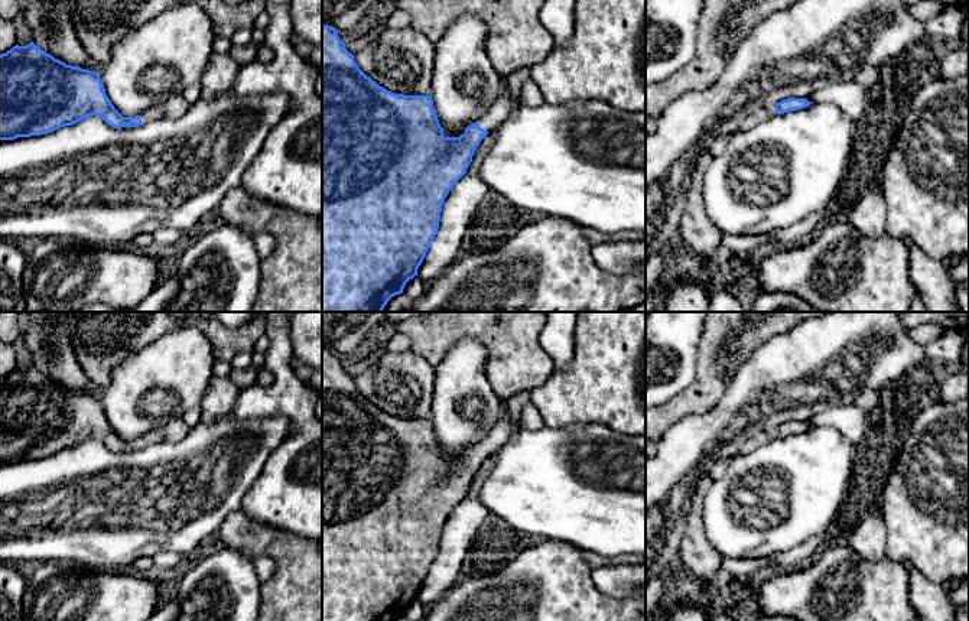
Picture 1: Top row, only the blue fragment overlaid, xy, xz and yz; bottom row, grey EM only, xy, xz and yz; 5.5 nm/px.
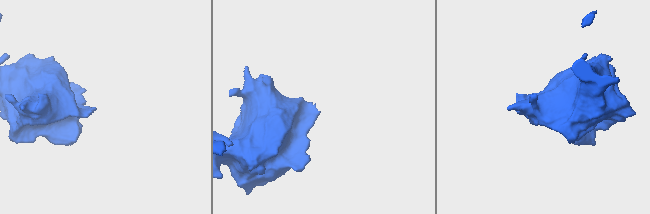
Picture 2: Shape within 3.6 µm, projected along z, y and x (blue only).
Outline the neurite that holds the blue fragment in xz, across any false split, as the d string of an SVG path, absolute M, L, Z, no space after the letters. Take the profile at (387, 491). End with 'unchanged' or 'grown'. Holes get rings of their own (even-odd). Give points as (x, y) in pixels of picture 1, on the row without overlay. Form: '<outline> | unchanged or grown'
M322 347L322 621L393 621L396 618L403 617L406 607L417 599L417 592L422 588L436 556L439 552L442 529L445 521L448 520L452 510L466 497L469 487L472 485L472 479L479 469L481 464L494 452L497 452L510 436L511 430L511 419L504 412L504 414L485 432L484 438L477 446L472 446L464 458L459 461L445 461L443 452L439 448L432 419L403 419L394 417L387 414L386 412L380 410L375 404L367 400L355 387L354 378L349 377L345 371L345 367L339 362L336 354L328 348Z | grown

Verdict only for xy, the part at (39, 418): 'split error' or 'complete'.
split error

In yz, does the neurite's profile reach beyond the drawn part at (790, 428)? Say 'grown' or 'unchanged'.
grown

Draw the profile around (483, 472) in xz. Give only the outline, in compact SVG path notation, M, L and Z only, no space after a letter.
M488 456L477 471L474 479L472 479L472 487L478 488L482 485L484 479L490 475L491 469L494 466L494 459Z

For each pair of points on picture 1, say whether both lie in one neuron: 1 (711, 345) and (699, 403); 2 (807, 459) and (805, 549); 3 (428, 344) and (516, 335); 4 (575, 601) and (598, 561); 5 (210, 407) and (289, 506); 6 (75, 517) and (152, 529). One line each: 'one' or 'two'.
1: one
2: two
3: one
4: two
5: two
6: one

